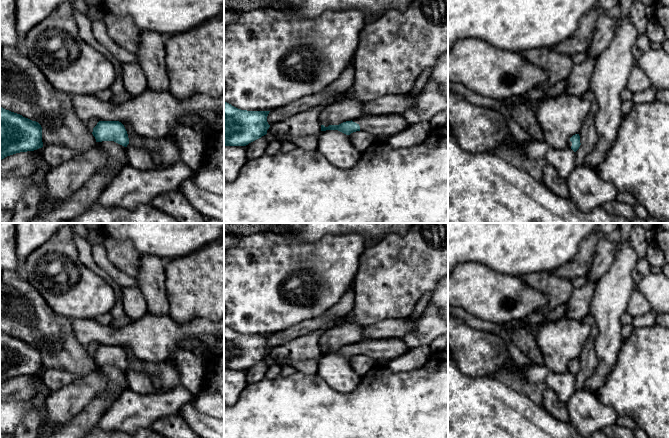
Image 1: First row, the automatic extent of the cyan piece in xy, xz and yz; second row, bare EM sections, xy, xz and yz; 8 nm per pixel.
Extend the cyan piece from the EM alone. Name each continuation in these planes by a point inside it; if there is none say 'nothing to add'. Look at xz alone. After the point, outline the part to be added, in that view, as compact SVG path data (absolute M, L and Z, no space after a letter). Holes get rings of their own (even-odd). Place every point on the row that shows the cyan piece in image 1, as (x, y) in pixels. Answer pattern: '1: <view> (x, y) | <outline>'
1: xz (391, 124) | M372 115L354 119L353 122L360 126L360 131L370 133L374 137L378 135L392 136L408 127L408 122L402 115Z

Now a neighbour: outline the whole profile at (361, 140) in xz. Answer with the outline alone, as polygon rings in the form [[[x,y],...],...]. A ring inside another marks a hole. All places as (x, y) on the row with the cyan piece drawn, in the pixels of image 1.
[[[356,131],[349,135],[352,145],[359,151],[364,152],[375,142],[375,137],[364,131]]]

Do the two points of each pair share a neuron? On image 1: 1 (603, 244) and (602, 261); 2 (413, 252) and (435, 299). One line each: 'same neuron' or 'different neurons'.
1: same neuron
2: different neurons

